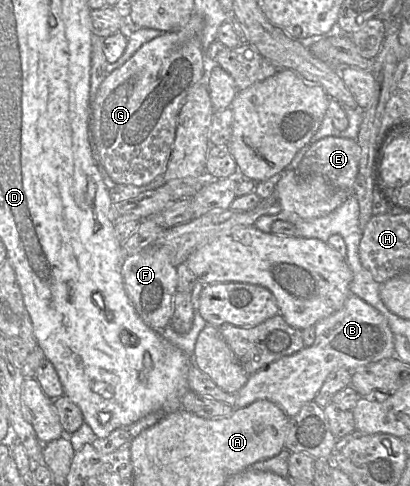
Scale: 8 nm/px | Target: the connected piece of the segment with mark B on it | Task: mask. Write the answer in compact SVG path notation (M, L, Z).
M350 294L338 311L319 320L313 327L313 345L283 357L249 376L237 393L234 409L246 407L257 400L269 400L292 418L305 403L314 400L334 369L356 370L394 355L394 339L387 319L358 296Z

